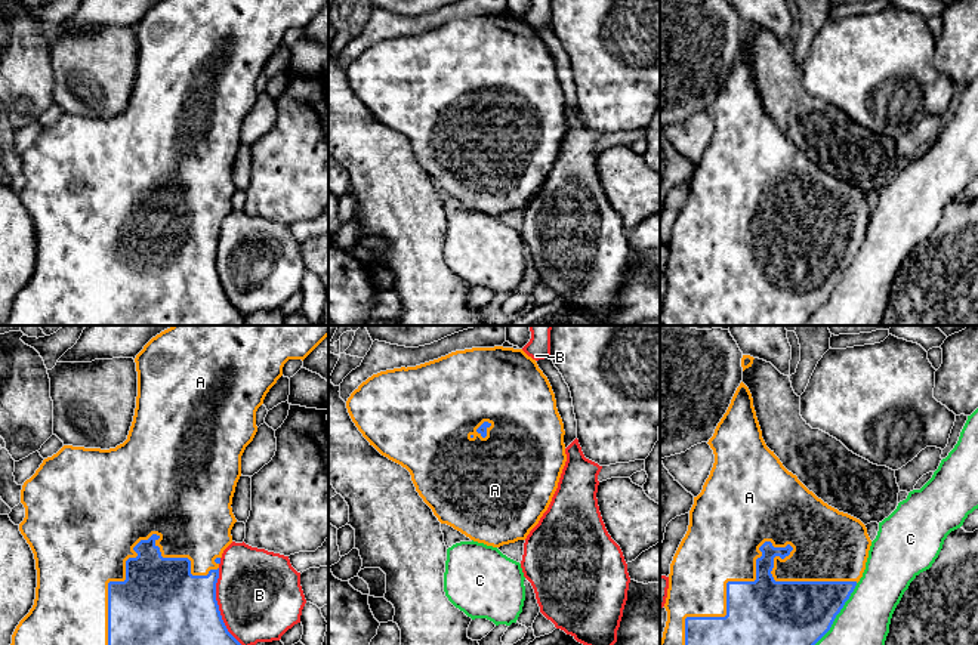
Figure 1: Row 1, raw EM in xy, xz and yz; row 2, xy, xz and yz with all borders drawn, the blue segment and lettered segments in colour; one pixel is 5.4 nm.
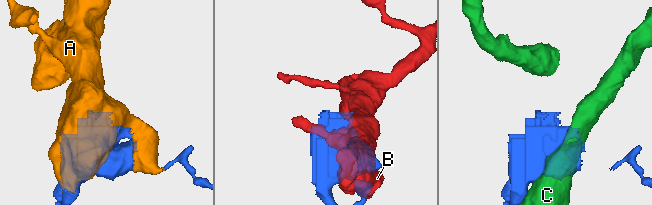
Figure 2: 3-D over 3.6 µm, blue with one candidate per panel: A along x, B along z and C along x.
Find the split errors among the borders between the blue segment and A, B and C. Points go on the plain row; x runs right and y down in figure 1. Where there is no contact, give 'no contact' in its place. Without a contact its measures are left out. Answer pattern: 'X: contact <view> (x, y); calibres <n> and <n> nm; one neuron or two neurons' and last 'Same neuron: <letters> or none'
A: contact yz (762, 222); calibres 240 and 440 nm; one neuron
B: contact xy (218, 277); calibres 500 and 460 nm; two neurons
C: contact yz (833, 289); calibres 400 and 360 nm; two neurons
Same neuron: A

